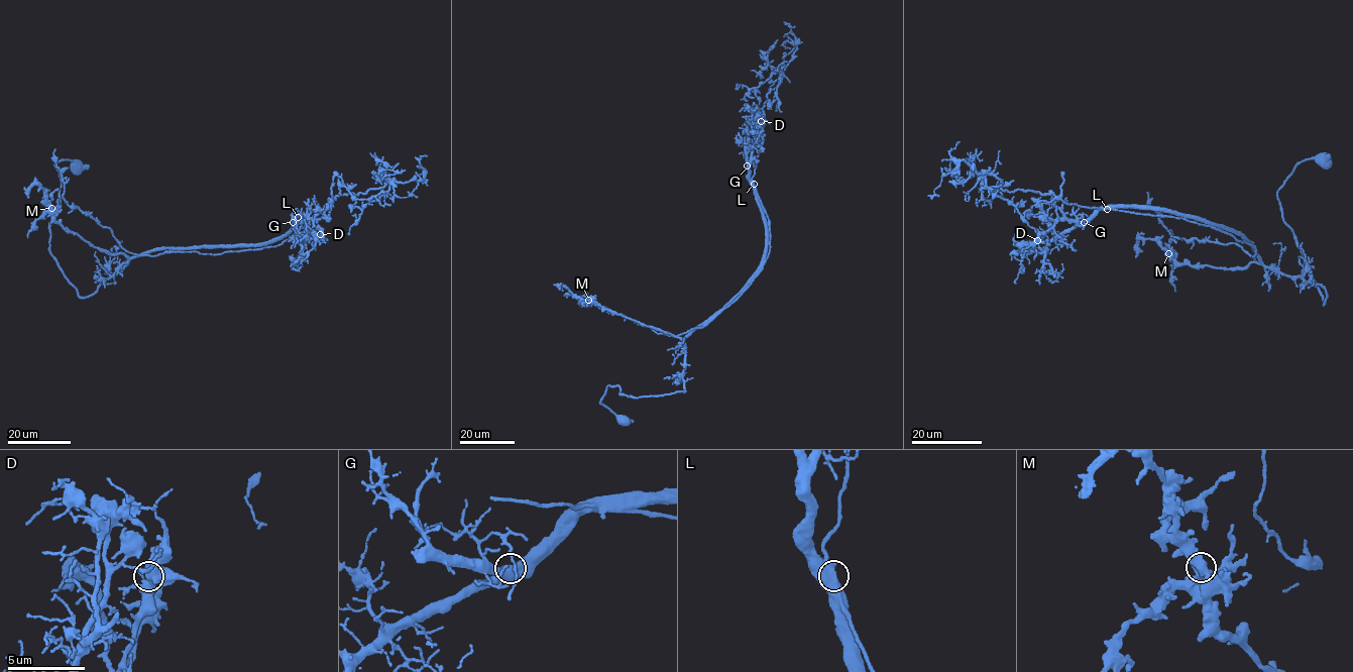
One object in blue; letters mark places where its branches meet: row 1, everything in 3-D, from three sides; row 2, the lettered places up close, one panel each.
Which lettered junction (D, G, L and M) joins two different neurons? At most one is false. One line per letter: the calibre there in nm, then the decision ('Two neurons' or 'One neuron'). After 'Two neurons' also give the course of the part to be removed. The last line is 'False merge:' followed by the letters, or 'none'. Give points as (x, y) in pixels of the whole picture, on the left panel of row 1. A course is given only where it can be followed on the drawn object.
D: Thickness 600 nm. One neuron
G: Thickness 600 nm. One neuron
L: Thickness 600 nm. Two neurons. Course of the part to remove: (298, 217), (295, 234), (277, 246), (211, 254), (134, 254), (120, 246), (110, 229), (68, 206), (55, 149)
M: Thickness 480 nm. One neuron
False merge: L

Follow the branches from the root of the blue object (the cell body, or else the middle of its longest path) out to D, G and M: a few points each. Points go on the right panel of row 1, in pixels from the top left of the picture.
D: (1324, 160), (1277, 192), (1323, 304), (1320, 285), (1266, 267), (1234, 230), (1166, 211), (1104, 207), (1037, 240)
G: (1324, 160), (1302, 161), (1277, 192), (1323, 304), (1320, 285), (1266, 267), (1228, 227), (1138, 207), (1084, 222)
M: (1324, 160), (1295, 165), (1277, 199), (1326, 303), (1320, 285), (1257, 262), (1197, 267), (1168, 253)

